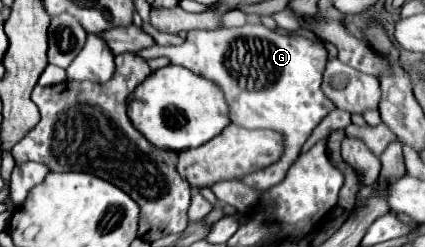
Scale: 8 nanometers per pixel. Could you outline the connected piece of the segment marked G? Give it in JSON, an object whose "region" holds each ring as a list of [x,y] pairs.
{"region":[[[245,24],[241,28],[219,28],[219,30],[191,30],[185,38],[185,42],[181,46],[151,46],[151,48],[143,48],[137,52],[137,56],[143,56],[145,60],[149,58],[157,58],[157,56],[165,56],[169,58],[173,64],[179,64],[183,68],[191,68],[195,74],[201,74],[213,82],[217,82],[221,86],[221,90],[225,92],[227,102],[231,104],[231,122],[243,128],[271,128],[283,134],[285,138],[285,152],[283,156],[273,164],[267,166],[259,172],[247,174],[241,178],[241,182],[249,188],[255,190],[269,190],[271,186],[279,184],[289,166],[295,162],[295,158],[299,156],[301,146],[305,144],[305,140],[311,136],[313,128],[335,108],[331,104],[331,100],[327,100],[327,96],[323,96],[321,90],[321,78],[325,72],[325,64],[327,64],[327,48],[317,40],[317,38],[305,38],[301,34],[291,34],[285,36],[277,30],[269,30],[263,24],[259,26],[251,26]]]}

